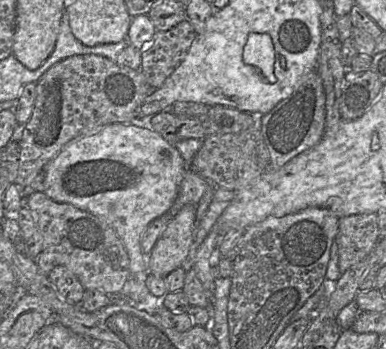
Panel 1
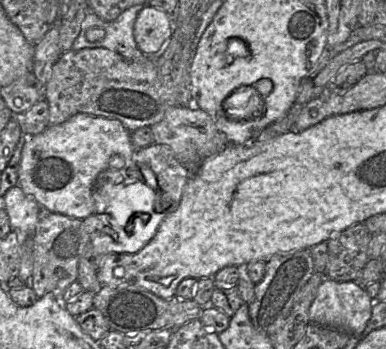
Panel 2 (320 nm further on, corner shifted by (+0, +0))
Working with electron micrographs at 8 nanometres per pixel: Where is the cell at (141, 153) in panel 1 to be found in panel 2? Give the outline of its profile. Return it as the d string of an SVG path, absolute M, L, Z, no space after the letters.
M78 113L61 124L48 125L37 134L25 135L18 169L18 185L41 207L51 212L82 220L96 213L93 191L99 173L109 169L109 161L114 155L130 159L134 150L130 131L119 120Z

